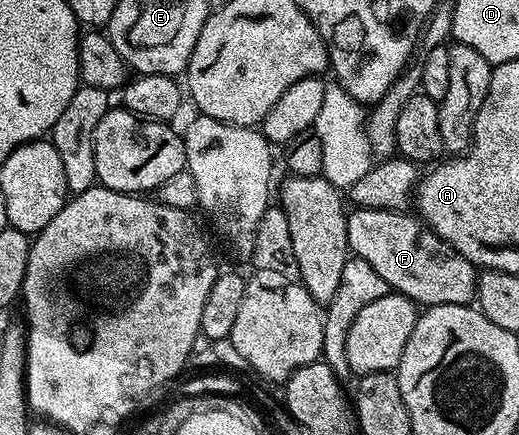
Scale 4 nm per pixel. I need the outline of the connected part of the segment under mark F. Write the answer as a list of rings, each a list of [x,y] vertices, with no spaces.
[[[351,208],[346,214],[348,227],[348,243],[351,254],[368,263],[372,263],[372,271],[376,271],[388,283],[391,290],[404,295],[419,307],[432,305],[468,305],[475,300],[478,292],[479,270],[460,251],[456,251],[440,235],[436,235],[417,216],[396,209],[359,209]]]

